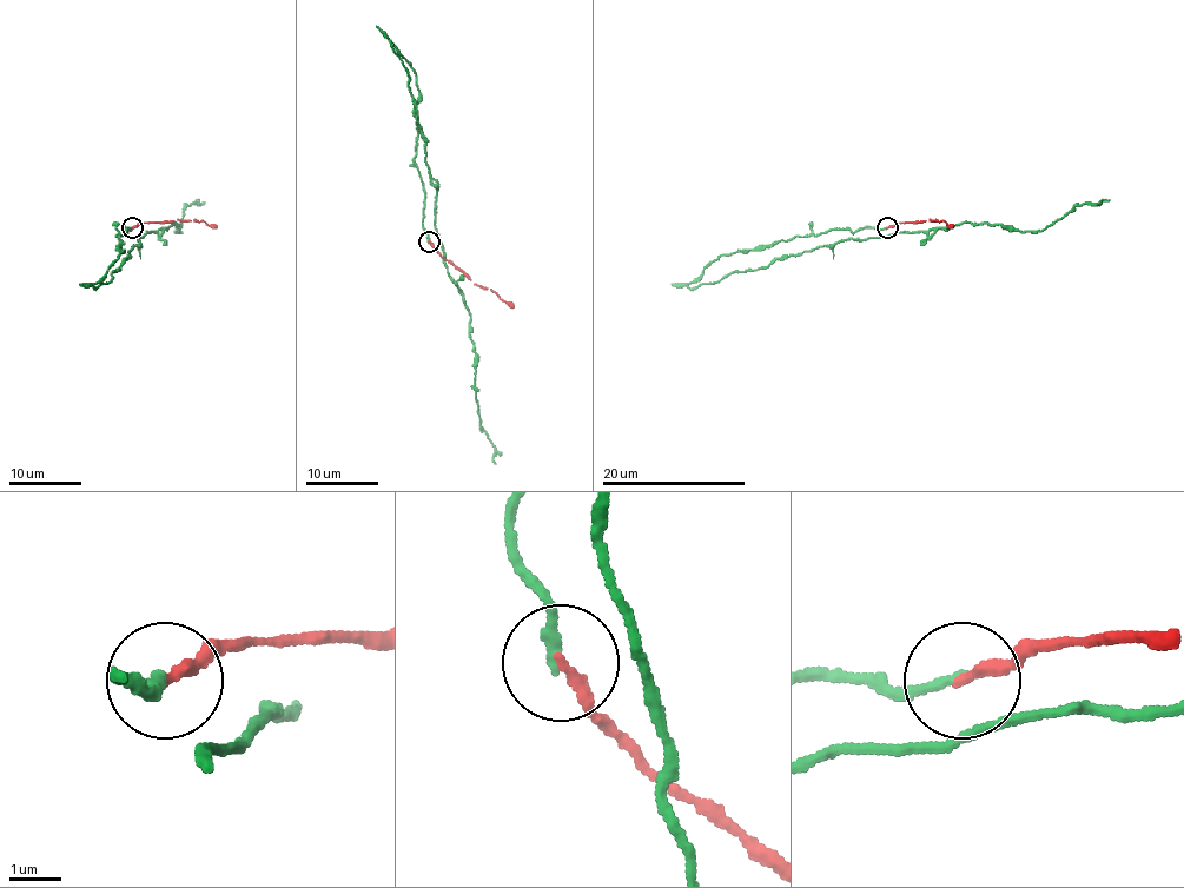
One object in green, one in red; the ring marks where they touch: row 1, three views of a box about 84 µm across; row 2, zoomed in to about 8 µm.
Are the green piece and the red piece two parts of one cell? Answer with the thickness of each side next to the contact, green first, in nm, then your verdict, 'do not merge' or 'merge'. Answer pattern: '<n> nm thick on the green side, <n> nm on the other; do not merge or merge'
200 nm thick on the green side, 240 nm on the other; do not merge

